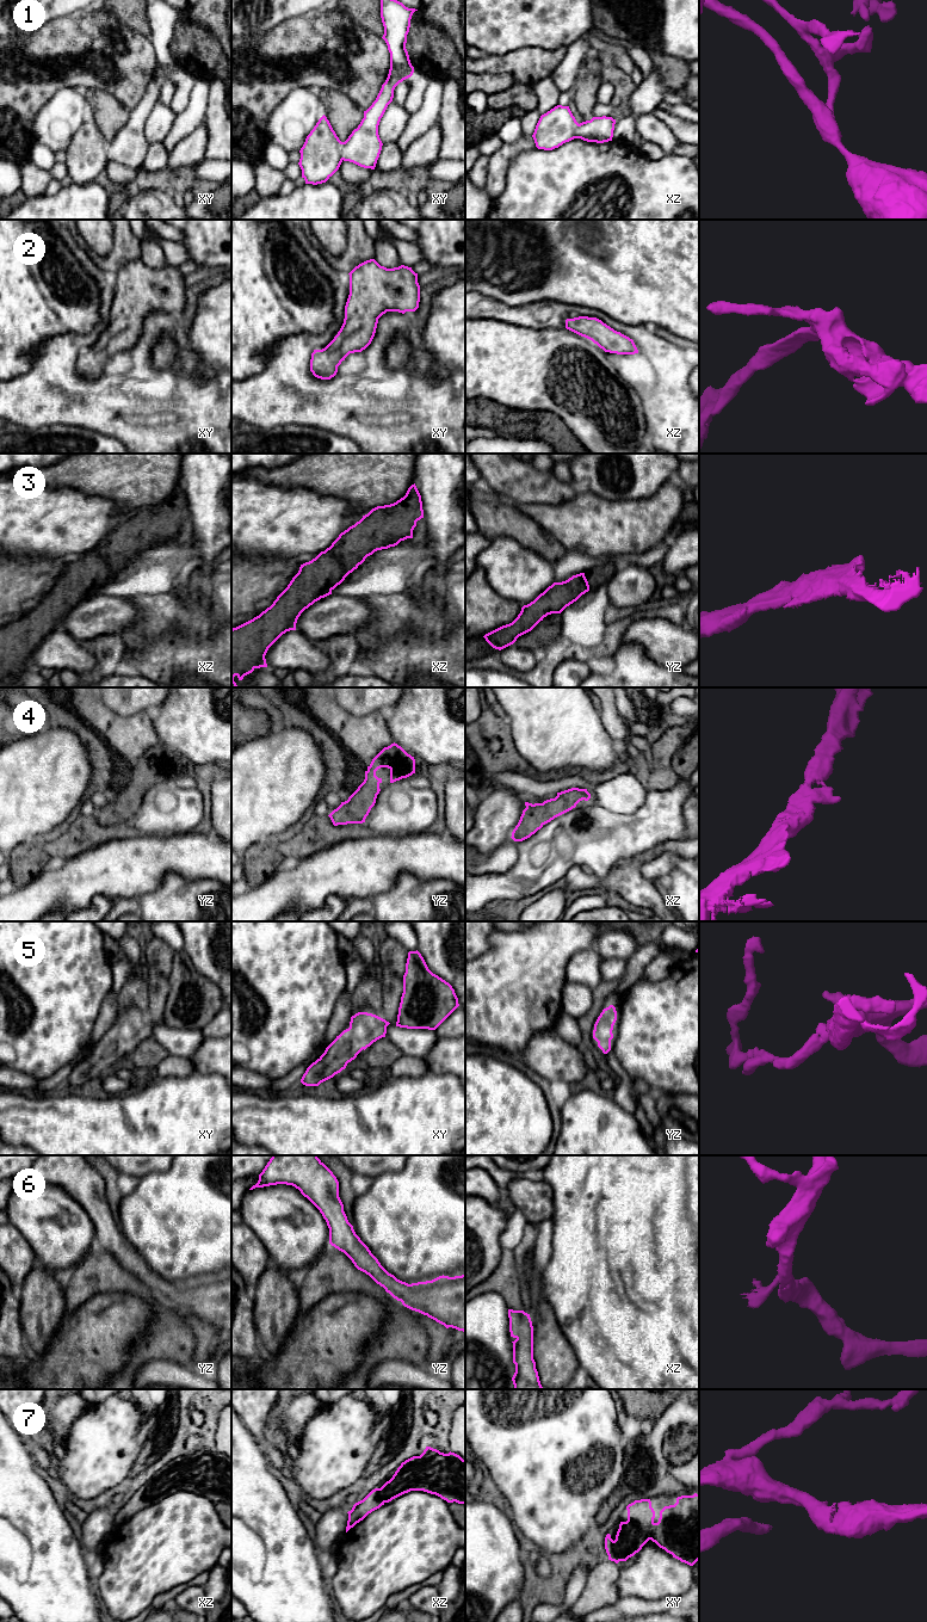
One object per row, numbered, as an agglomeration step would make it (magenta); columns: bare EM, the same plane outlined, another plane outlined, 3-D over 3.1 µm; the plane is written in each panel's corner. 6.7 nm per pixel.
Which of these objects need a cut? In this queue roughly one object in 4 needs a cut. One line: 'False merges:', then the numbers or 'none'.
False merges: none

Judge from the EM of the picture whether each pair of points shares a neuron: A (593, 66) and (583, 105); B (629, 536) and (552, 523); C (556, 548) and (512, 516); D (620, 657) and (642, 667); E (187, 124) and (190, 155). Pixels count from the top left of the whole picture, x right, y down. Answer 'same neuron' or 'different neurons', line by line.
A: same neuron
B: same neuron
C: same neuron
D: same neuron
E: different neurons

